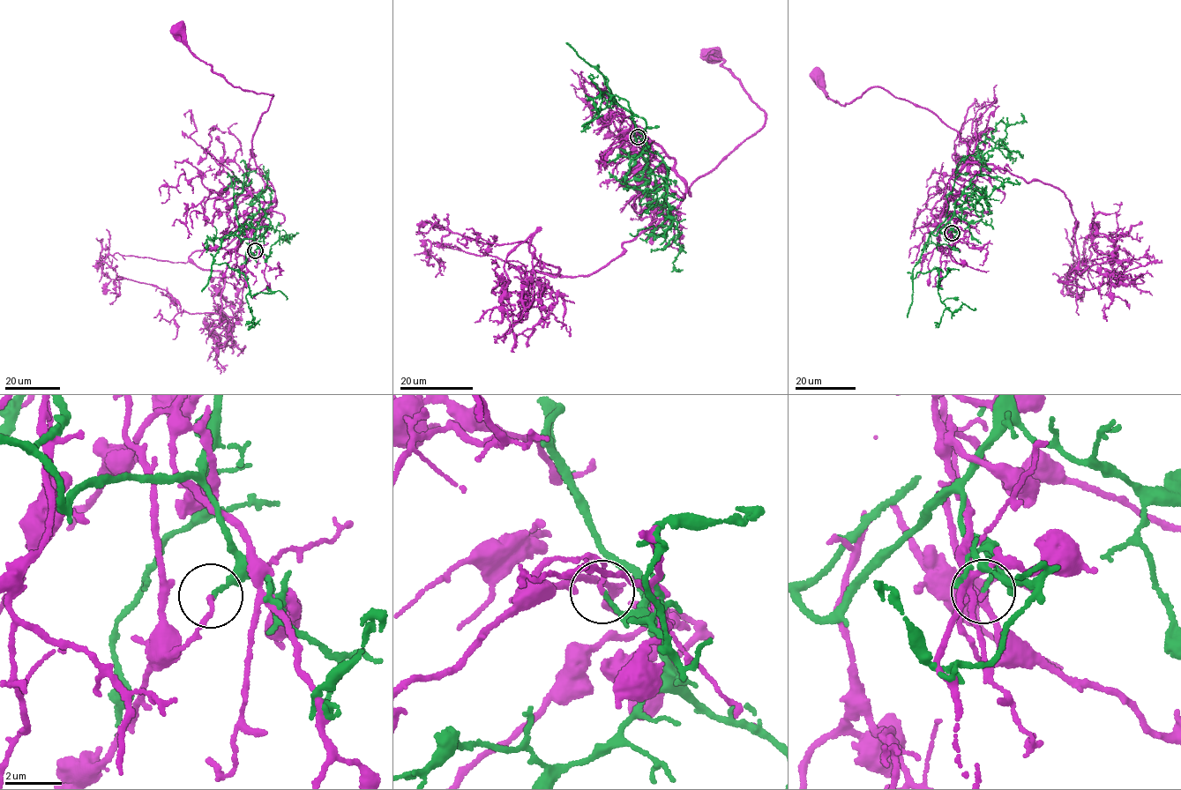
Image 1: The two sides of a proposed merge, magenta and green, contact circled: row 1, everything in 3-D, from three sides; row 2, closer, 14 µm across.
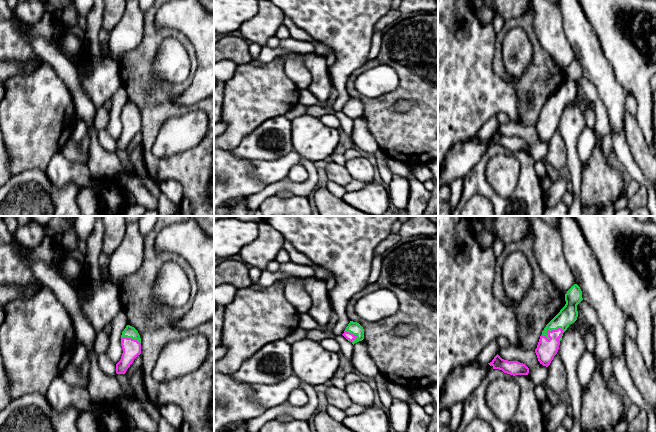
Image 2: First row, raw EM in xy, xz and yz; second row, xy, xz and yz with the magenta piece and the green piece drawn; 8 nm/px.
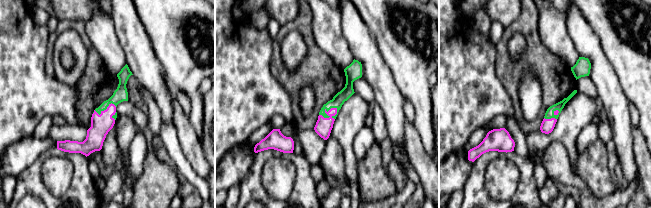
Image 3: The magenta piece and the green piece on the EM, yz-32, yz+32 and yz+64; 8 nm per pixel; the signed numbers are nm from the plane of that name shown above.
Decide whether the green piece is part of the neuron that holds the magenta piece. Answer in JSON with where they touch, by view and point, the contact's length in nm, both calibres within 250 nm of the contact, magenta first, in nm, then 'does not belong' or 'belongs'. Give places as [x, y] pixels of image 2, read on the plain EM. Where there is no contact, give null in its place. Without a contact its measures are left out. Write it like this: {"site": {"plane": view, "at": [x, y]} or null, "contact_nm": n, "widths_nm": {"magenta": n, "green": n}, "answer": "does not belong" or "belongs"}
{"site": {"plane": "yz", "at": [549, 106]}, "contact_nm": 180, "widths_nm": {"magenta": 160, "green": 150}, "answer": "does not belong"}

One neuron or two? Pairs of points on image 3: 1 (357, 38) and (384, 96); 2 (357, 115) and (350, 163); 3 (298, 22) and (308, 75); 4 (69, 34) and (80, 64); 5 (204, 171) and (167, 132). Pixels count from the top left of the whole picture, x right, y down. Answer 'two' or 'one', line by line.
1: one
2: one
3: one
4: one
5: two

